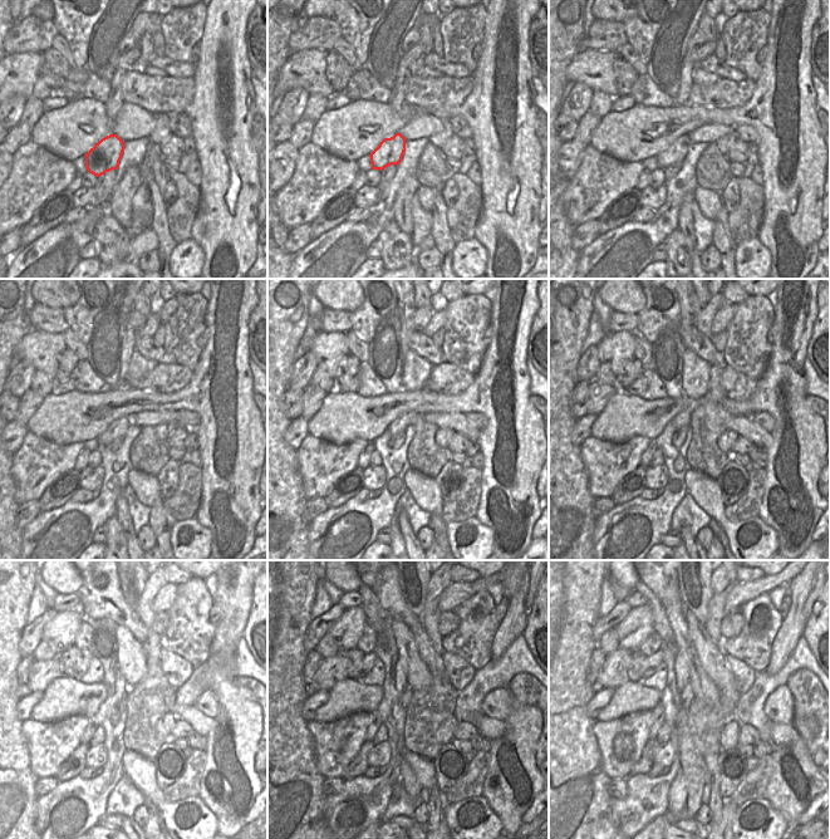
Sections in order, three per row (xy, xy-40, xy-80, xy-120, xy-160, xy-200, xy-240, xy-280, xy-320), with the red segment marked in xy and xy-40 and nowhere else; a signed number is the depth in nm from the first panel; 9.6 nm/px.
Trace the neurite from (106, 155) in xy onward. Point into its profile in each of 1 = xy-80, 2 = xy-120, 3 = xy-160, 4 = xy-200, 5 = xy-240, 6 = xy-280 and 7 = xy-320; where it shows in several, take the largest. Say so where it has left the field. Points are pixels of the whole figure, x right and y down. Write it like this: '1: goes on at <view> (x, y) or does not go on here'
1: goes on at xy-80 (678, 150)
2: goes on at xy-120 (118, 428)
3: goes on at xy-160 (401, 423)
4: goes on at xy-200 (683, 418)
5: goes on at xy-240 (121, 688)
6: goes on at xy-280 (401, 666)
7: goes on at xy-320 (682, 657)

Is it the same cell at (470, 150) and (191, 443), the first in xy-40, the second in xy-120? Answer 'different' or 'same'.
same

